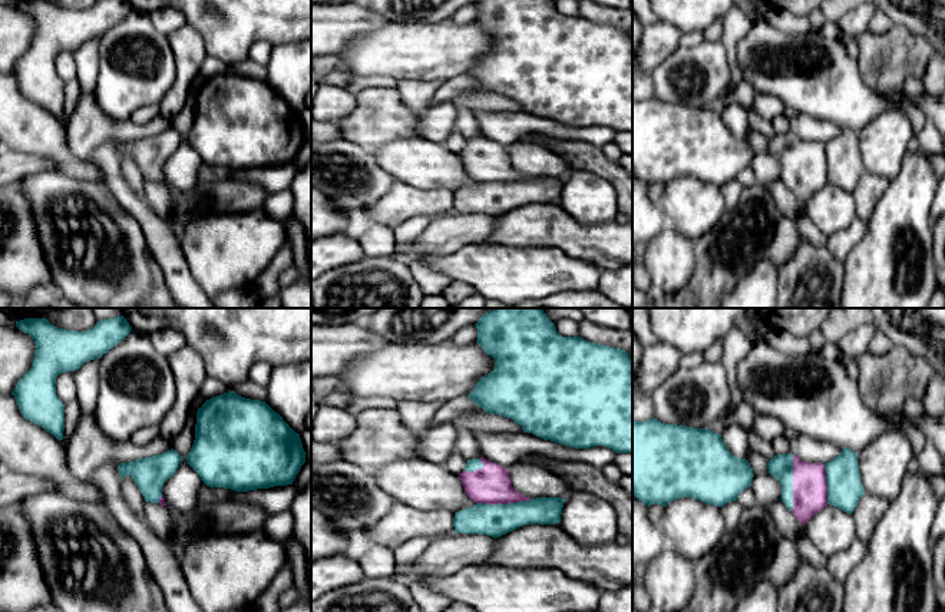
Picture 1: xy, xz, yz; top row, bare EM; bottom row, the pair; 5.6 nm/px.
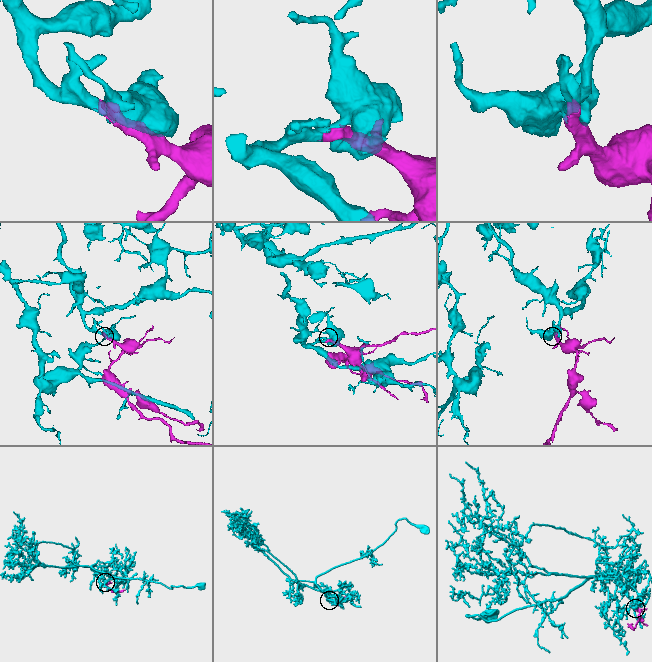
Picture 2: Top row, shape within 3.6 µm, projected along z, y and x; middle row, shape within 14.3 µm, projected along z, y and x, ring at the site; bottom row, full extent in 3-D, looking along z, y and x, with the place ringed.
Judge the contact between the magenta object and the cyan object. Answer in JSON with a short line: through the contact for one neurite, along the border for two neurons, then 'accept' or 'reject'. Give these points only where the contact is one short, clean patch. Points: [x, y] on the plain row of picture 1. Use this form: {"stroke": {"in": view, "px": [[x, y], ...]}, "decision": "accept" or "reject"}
{"decision": "accept"}

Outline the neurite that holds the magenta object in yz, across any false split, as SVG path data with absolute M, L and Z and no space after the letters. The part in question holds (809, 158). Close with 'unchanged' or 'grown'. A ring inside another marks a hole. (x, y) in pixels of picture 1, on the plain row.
M846 126L826 143L806 142L792 132L776 133L767 148L782 163L780 179L803 204L827 183L852 193L865 173L858 132Z; grown

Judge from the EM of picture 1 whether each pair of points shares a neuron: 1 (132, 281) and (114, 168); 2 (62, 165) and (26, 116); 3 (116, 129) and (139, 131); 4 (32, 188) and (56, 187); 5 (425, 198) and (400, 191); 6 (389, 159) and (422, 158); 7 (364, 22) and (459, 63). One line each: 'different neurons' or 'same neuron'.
1: different neurons
2: same neuron
3: same neuron
4: same neuron
5: same neuron
6: same neuron
7: different neurons

